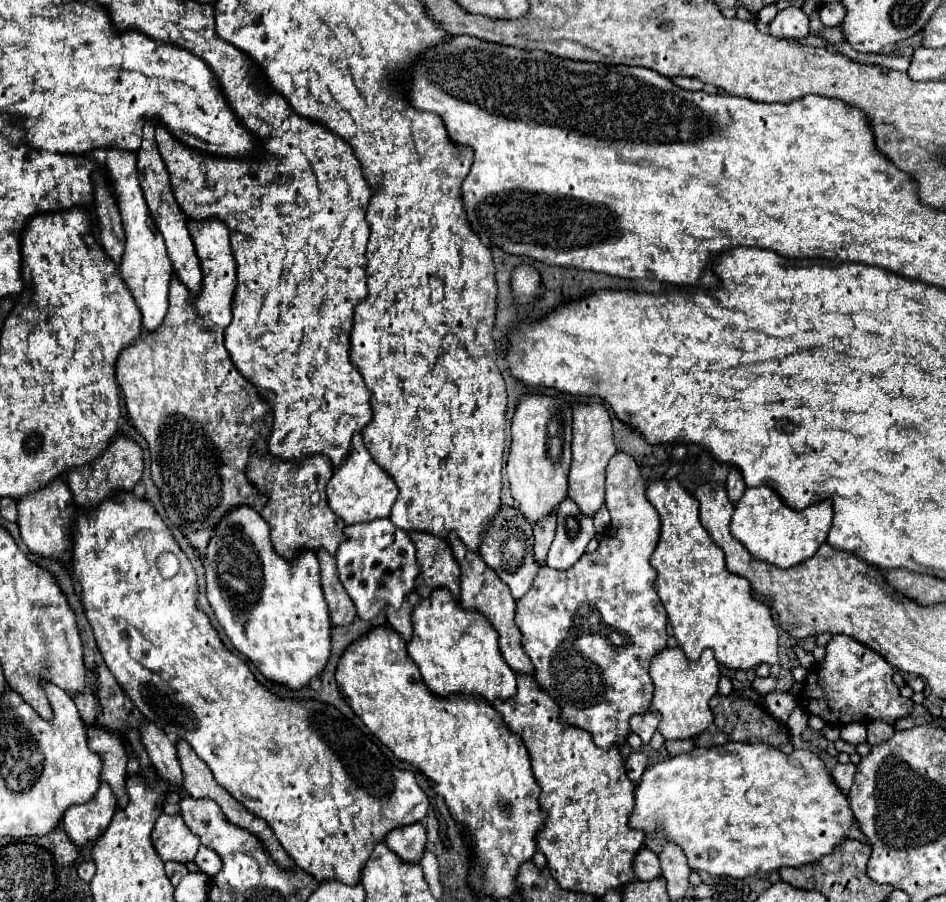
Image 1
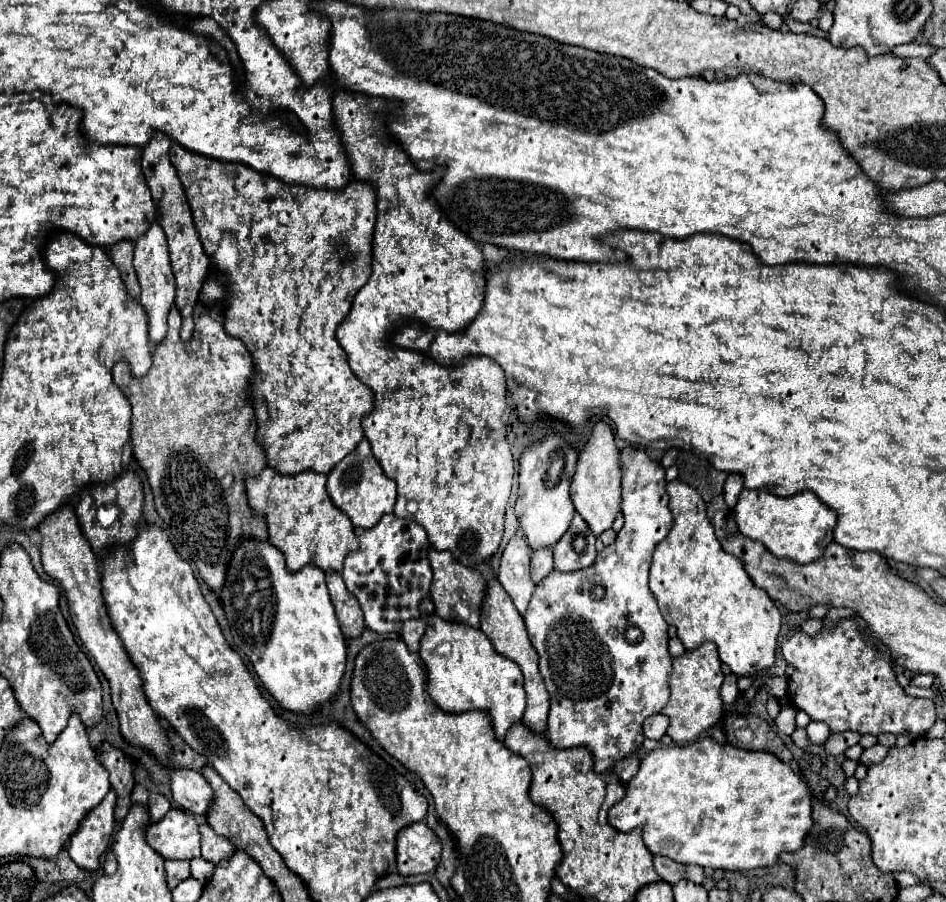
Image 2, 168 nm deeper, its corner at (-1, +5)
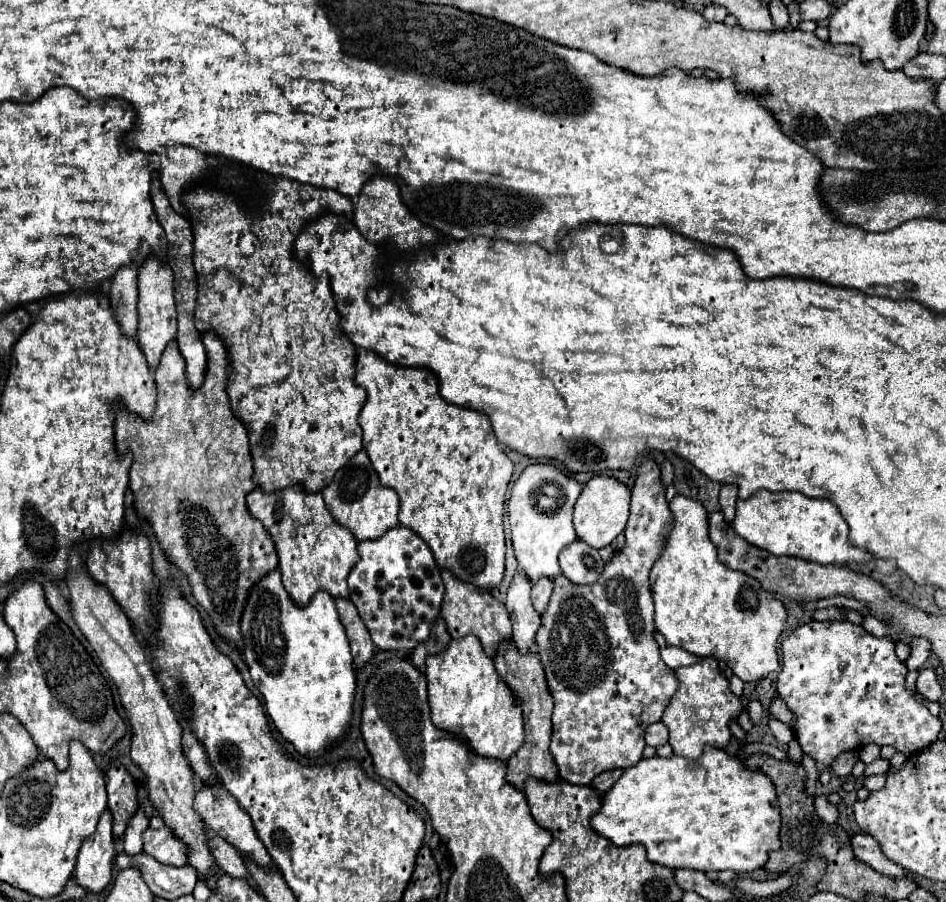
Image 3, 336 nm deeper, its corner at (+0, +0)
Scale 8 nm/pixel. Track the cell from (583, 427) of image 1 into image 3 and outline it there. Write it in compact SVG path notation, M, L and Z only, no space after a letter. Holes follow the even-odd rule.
M596 476L586 484L584 492L580 494L574 506L576 536L596 550L606 548L616 540L618 534L624 532L628 516L630 516L630 488L614 478Z

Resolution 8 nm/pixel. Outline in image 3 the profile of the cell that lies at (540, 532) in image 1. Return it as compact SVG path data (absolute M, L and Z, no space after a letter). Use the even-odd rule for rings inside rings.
M542 578L540 582L532 584L532 604L538 614L546 612L546 606L550 602L550 594L552 594L552 582L548 578Z

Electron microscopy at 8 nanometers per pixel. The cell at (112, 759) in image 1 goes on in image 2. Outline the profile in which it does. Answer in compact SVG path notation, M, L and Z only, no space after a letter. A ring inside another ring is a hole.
M101 743L97 747L97 759L101 765L109 771L109 783L111 789L117 793L117 805L115 805L115 819L123 821L131 807L131 791L135 785L133 779L133 765L125 757L125 753L111 743Z

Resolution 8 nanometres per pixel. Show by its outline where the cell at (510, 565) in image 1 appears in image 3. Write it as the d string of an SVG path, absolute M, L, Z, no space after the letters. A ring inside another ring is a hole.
M516 574L508 590L506 608L514 626L514 644L520 652L530 652L534 648L534 638L540 626L540 614L530 602L530 580L524 574Z

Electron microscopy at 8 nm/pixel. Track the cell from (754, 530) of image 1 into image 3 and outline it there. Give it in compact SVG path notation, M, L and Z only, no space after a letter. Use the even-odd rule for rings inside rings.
M758 490L758 494L750 496L748 500L738 500L736 504L736 518L732 528L740 538L750 542L752 546L764 548L774 556L796 556L802 560L818 562L818 564L846 564L846 562L868 562L872 556L866 550L856 548L848 542L848 526L840 514L840 510L824 498L808 498L802 492L768 492Z

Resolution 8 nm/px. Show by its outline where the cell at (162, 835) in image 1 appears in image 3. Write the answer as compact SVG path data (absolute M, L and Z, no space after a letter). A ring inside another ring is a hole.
M162 826L160 830L148 828L142 834L142 840L144 840L144 852L154 856L158 862L172 866L188 864L184 844L178 838L174 838L166 826Z

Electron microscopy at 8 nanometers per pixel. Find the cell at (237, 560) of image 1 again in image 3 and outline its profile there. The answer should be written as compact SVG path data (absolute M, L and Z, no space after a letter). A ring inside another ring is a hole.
M280 570L270 572L250 592L242 614L244 656L256 688L266 700L268 716L278 732L294 744L300 756L318 756L328 746L338 742L350 728L352 704L356 694L356 674L352 666L350 644L344 626L338 618L334 598L328 592L318 592L310 600L310 606L296 606L280 582Z

